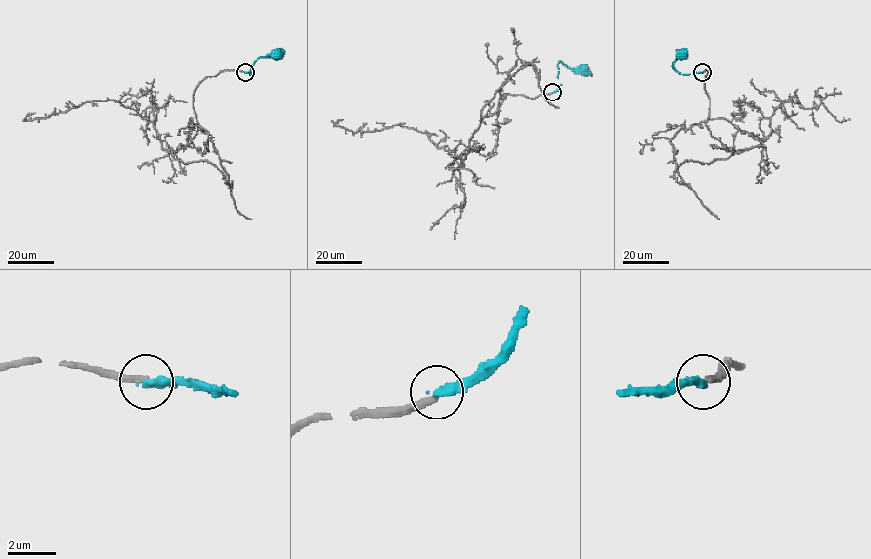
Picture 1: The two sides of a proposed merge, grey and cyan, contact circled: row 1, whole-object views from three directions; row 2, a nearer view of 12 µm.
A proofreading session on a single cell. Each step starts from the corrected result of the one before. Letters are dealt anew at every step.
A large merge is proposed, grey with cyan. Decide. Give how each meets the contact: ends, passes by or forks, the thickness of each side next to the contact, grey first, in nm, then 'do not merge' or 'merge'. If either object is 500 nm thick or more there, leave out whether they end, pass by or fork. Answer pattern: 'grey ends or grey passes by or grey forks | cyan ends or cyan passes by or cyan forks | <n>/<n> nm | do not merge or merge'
grey ends | cyan ends | 280/360 nm | do not merge

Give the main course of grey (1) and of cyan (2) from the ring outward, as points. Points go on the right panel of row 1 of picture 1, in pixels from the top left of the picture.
1: (703, 72), (706, 126), (735, 152), (674, 179), (683, 128), (724, 118), (738, 130), (731, 156)
2: (702, 72), (681, 74), (672, 65), (682, 55)

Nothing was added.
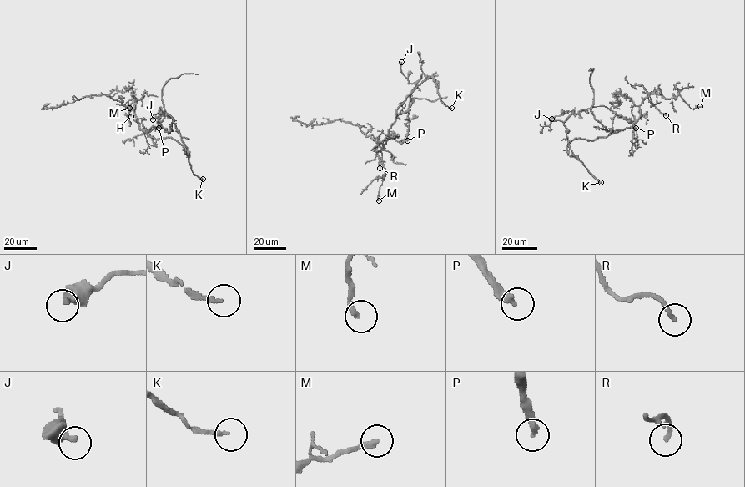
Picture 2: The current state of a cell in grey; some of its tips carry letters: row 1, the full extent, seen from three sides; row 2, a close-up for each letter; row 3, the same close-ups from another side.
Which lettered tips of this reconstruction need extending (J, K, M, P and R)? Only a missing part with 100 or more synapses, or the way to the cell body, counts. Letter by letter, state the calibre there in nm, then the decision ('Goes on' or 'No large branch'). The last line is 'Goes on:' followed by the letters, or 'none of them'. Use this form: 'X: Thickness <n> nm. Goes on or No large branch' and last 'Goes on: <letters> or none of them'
J: Thickness 340 nm. No large branch
K: Thickness 180 nm. Goes on
M: Thickness 240 nm. No large branch
P: Thickness 280 nm. Goes on
R: Thickness 130 nm. No large branch
Goes on: K, P

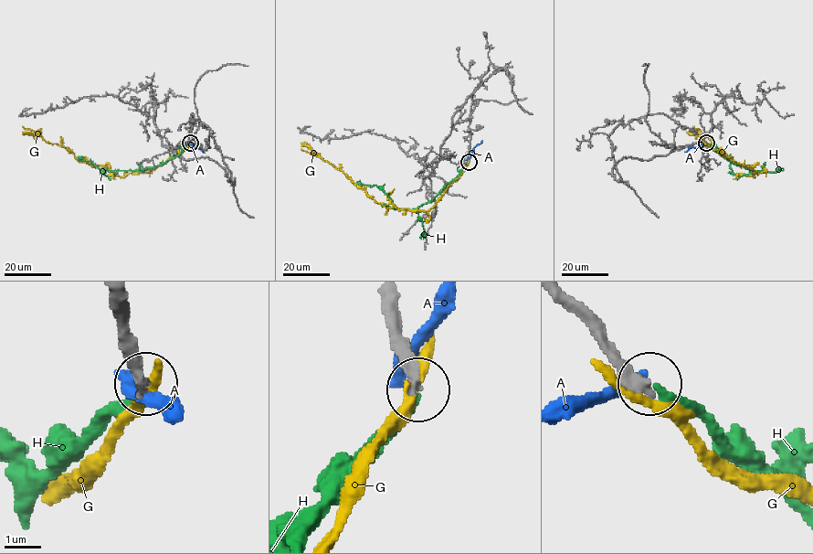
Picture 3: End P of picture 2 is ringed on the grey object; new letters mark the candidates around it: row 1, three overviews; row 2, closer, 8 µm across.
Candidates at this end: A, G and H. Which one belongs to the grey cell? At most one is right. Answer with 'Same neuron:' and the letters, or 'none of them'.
Same neuron: H

